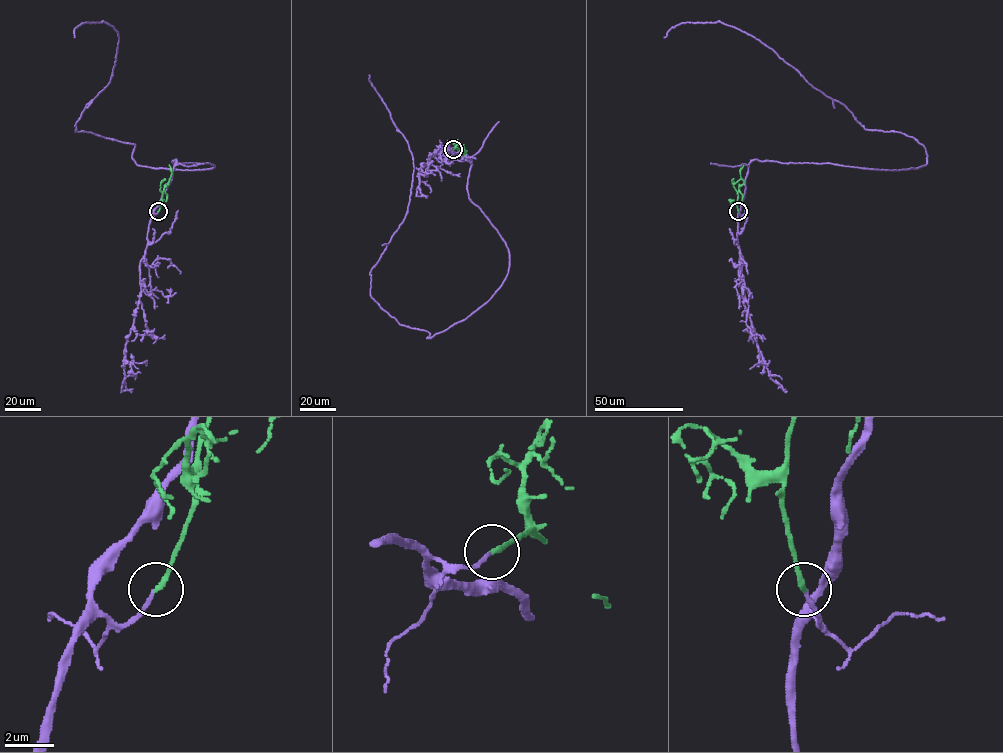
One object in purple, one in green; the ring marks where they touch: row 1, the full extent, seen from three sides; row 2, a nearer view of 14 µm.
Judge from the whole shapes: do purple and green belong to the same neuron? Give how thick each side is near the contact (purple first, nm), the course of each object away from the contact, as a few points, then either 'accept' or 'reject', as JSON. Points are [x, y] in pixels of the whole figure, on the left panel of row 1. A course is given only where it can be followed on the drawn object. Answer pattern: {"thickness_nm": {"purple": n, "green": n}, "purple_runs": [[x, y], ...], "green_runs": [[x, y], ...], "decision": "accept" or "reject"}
{"thickness_nm": {"purple": 150, "green": 200}, "purple_runs": [[158, 211], [173, 161], [215, 166], [138, 165], [133, 144], [75, 131], [119, 40], [104, 21], [74, 37]], "green_runs": [[158, 211], [162, 192], [172, 173], [169, 165]], "decision": "accept"}

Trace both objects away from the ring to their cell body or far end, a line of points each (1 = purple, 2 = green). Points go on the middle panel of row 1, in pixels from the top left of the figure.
1: (453, 150), (471, 161), (469, 199), (510, 263), (486, 302), (427, 338), (370, 295), (414, 169), (369, 75)
2: (453, 149), (459, 150), (463, 154), (467, 151), (464, 154)

